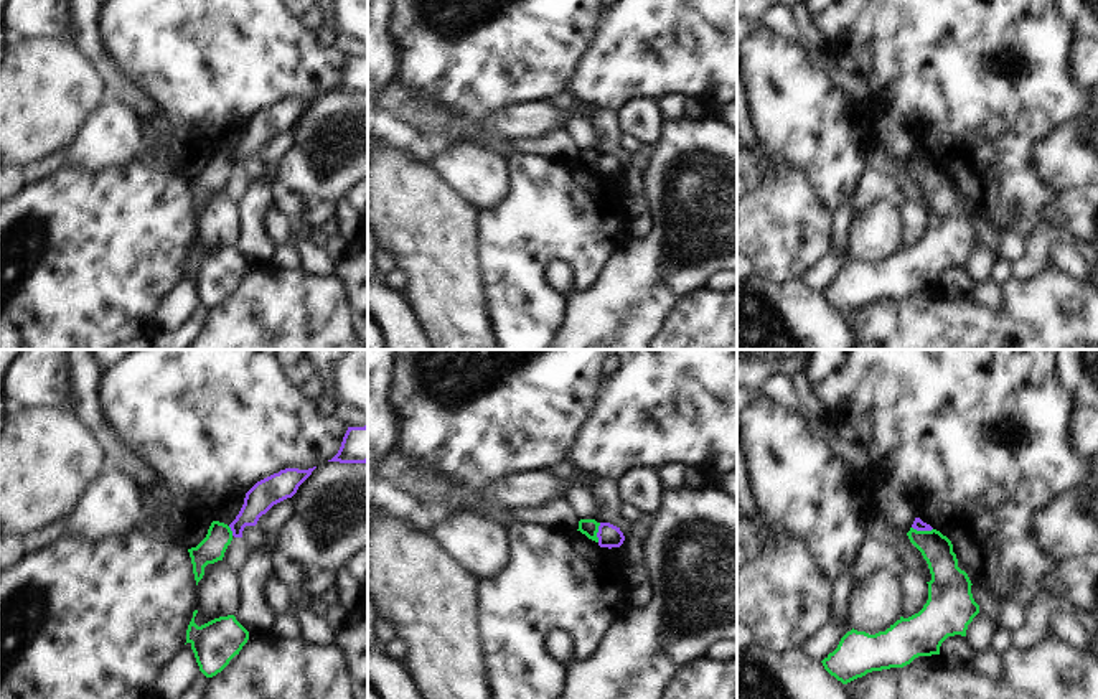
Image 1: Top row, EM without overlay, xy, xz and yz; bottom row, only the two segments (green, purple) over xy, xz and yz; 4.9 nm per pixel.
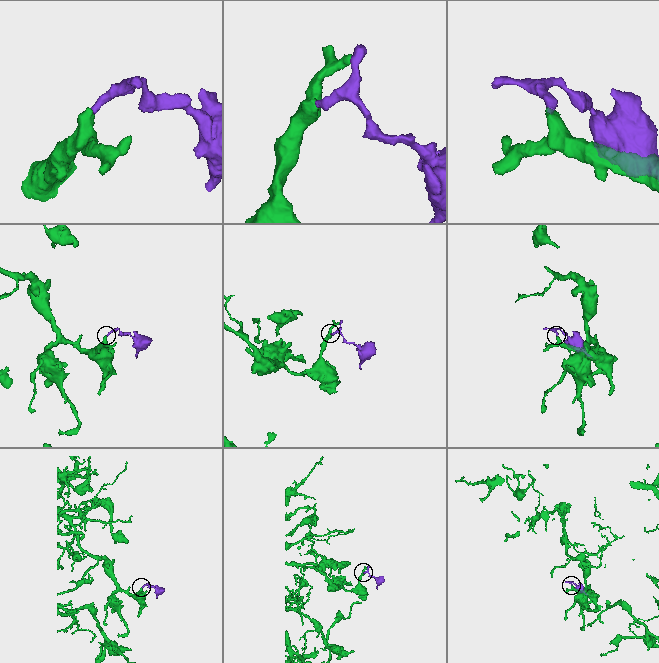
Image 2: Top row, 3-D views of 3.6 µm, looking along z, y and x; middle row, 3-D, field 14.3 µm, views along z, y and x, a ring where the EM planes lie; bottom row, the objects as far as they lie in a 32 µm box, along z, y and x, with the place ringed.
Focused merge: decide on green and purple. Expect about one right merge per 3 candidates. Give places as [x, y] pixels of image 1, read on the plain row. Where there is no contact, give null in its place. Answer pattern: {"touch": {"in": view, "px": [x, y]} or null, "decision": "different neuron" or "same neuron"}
{"touch": {"in": "yz", "px": [922, 162]}, "decision": "different neuron"}

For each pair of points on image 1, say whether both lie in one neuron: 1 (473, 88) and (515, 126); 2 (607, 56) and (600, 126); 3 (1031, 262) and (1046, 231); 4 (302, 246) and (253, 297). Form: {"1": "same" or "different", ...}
{"1": "different", "2": "different", "3": "same", "4": "different"}

